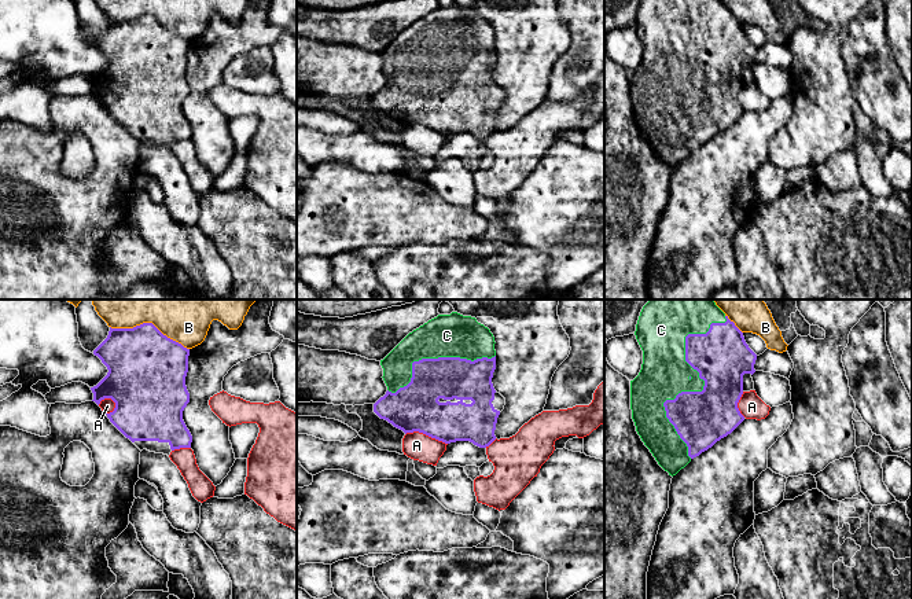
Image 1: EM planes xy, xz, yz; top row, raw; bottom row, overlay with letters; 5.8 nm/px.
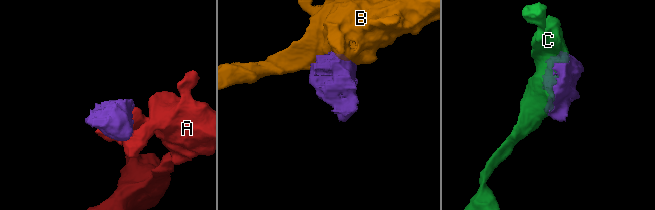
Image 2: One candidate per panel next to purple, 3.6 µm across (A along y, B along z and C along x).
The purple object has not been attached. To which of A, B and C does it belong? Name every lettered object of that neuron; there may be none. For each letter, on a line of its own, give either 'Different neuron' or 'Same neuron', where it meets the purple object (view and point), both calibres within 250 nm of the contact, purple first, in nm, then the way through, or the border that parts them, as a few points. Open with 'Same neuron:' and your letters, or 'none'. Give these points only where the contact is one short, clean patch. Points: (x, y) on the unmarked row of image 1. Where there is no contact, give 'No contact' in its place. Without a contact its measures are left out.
Same neuron: C
A: Different neuron. Touches purple at xz (426, 127). Thickness 280 nm (purple) against 160 nm
B: Different neuron. Touches purple at xy (150, 15). Thickness 420 nm (purple) against 220 nm
C: Same neuron. Touches purple at yz (703, 78). Thickness 320 nm (purple) against 280 nm

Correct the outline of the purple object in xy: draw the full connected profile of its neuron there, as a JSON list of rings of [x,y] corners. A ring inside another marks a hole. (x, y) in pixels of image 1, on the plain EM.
[[[143,15],[133,21],[111,21],[107,30],[93,43],[107,59],[107,67],[93,80],[93,92],[98,98],[104,91],[115,95],[113,104],[106,106],[110,114],[129,131],[140,143],[170,147],[180,140],[191,140],[192,128],[183,113],[183,103],[190,95],[185,78],[190,41],[163,27],[152,15]]]

